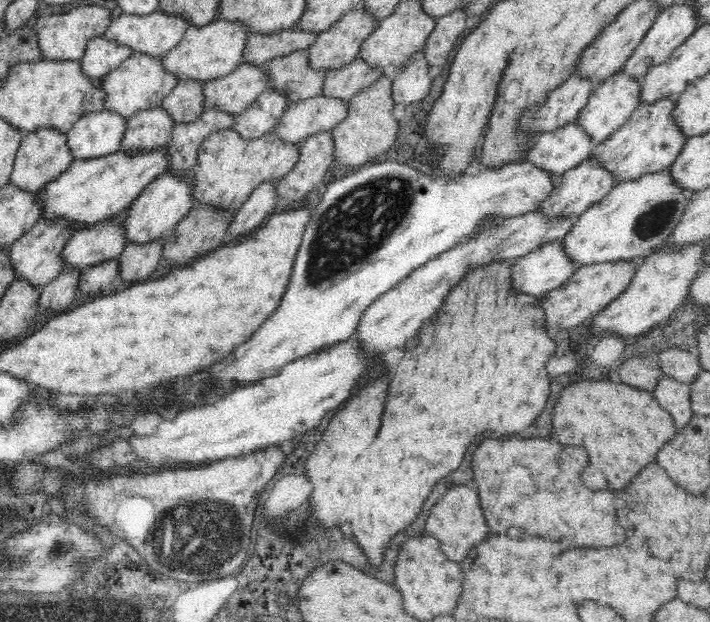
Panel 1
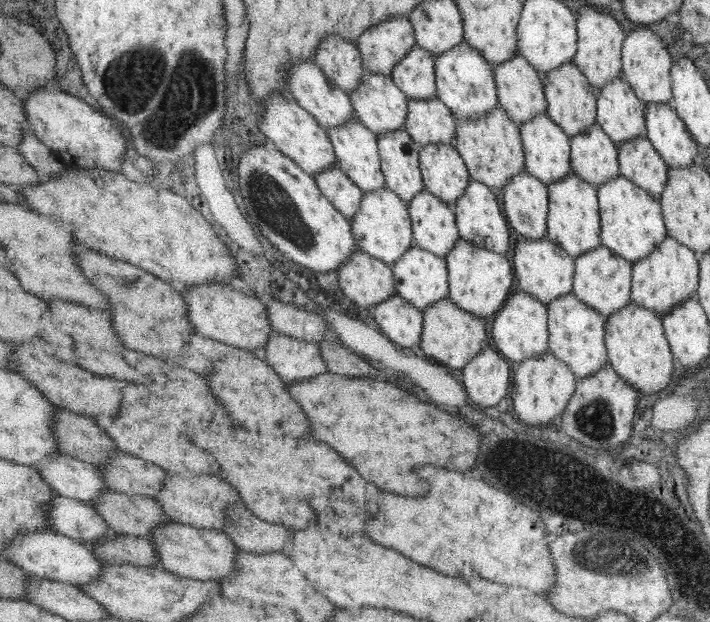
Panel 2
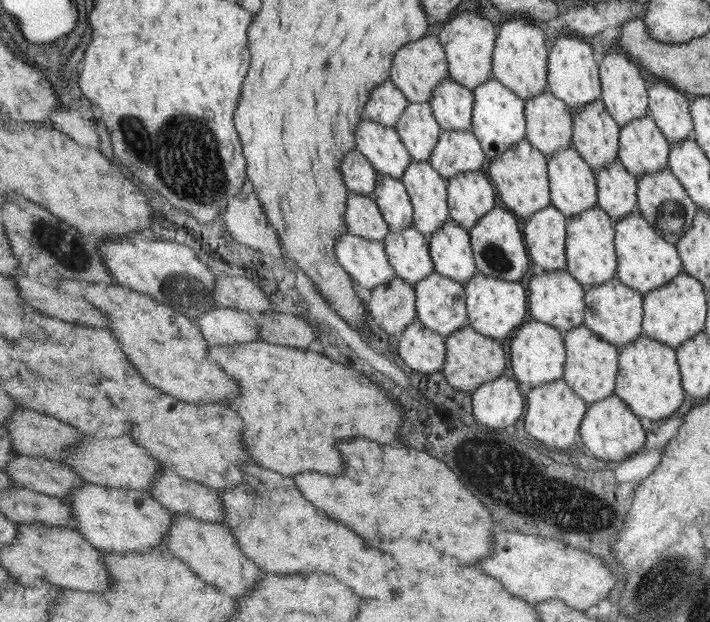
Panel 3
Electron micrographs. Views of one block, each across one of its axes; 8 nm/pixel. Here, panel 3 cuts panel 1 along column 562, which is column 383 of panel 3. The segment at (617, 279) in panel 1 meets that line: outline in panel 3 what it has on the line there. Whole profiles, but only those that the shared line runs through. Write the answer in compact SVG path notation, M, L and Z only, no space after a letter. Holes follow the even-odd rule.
M400 278L390 280L372 291L368 311L376 329L397 336L417 318L415 288Z

